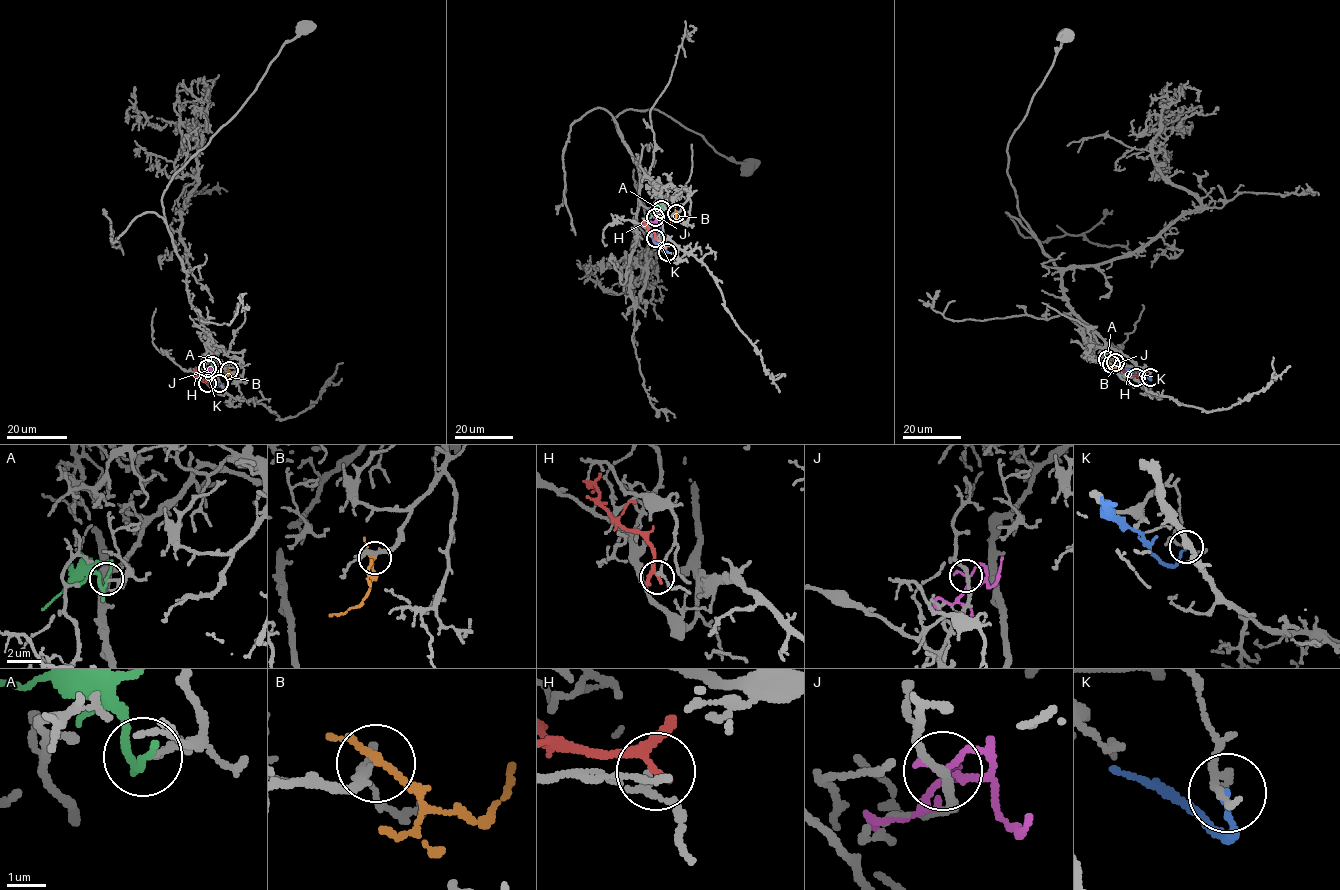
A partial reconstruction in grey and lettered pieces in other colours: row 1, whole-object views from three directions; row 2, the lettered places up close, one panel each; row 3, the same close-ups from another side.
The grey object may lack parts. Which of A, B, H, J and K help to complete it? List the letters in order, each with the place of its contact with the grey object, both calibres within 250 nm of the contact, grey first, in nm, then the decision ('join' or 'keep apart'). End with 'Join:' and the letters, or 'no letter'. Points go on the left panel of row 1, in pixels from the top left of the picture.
A: (212, 365) | 130/150 nm | keep apart
B: (229, 370) | 200/170 nm | join
H: (207, 383) | 150/200 nm | keep apart
J: (207, 368) | 220/150 nm | keep apart
K: (219, 383) | 130/170 nm | keep apart
Join: B

